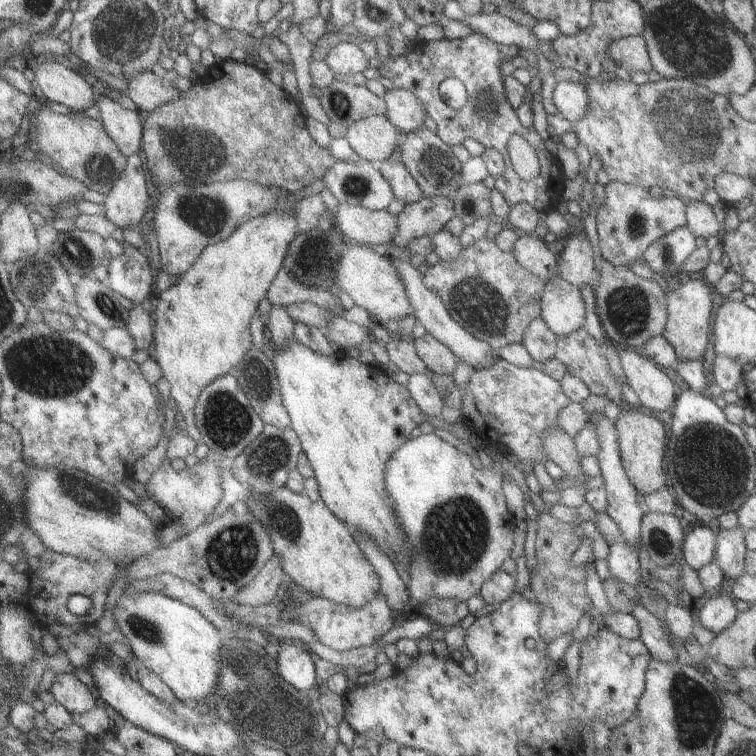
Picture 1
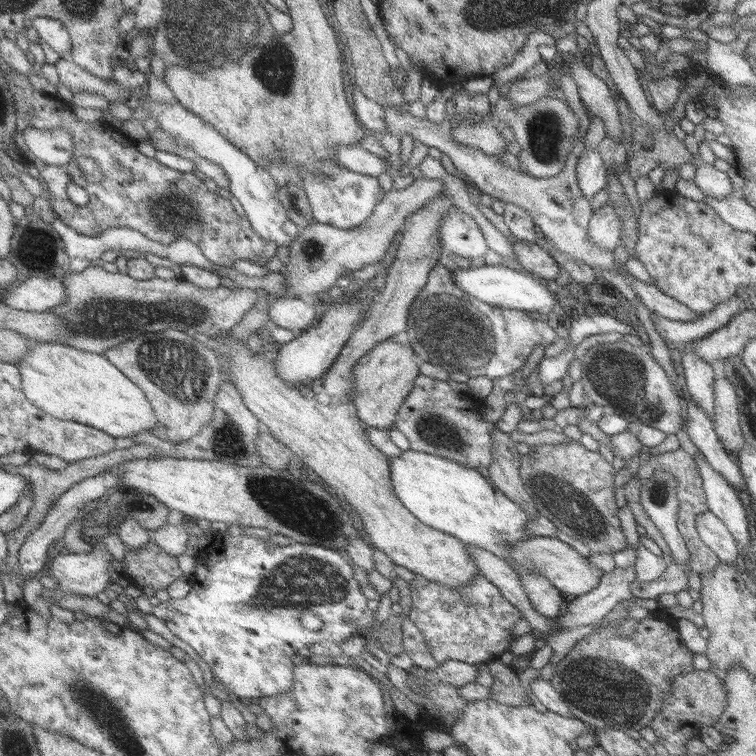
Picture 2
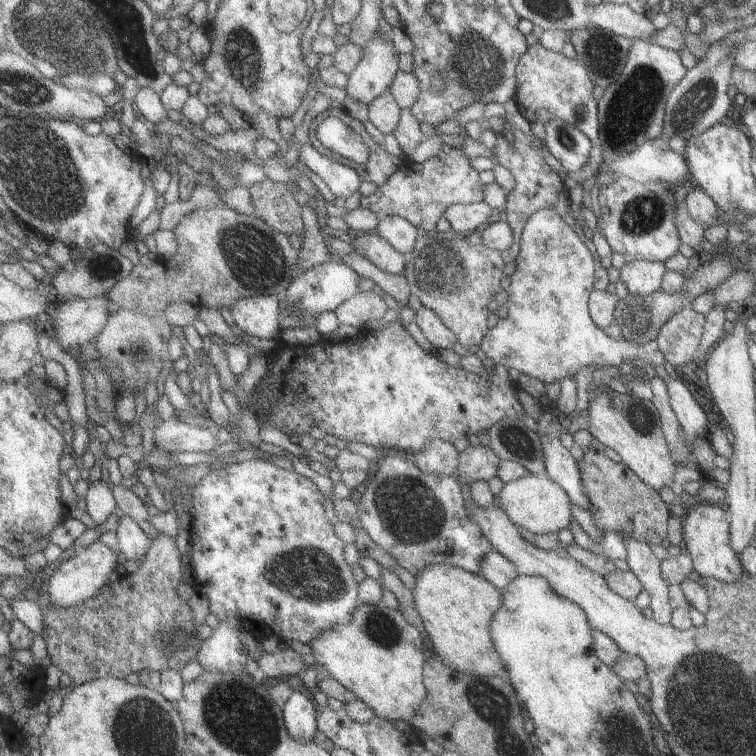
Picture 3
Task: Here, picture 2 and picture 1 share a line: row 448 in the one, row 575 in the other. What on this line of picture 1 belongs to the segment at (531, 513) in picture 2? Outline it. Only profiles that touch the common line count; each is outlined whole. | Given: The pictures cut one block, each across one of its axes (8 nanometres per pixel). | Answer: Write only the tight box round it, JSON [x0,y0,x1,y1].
[479,559,517,606]

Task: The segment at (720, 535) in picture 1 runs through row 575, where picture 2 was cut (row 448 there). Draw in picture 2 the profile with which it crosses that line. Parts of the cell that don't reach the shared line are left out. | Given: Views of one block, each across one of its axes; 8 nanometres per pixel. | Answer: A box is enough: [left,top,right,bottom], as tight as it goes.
[712,378,744,456]

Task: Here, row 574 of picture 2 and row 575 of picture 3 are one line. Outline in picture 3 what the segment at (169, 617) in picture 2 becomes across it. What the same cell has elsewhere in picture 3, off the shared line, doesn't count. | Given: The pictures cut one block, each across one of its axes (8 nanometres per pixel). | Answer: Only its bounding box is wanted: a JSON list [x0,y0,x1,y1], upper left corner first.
[188,459,359,672]

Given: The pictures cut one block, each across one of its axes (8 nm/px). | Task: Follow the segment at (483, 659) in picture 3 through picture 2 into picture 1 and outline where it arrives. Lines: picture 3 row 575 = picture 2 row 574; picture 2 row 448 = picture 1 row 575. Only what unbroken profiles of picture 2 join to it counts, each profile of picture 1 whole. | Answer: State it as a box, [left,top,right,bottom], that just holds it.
[249,487,382,608]

